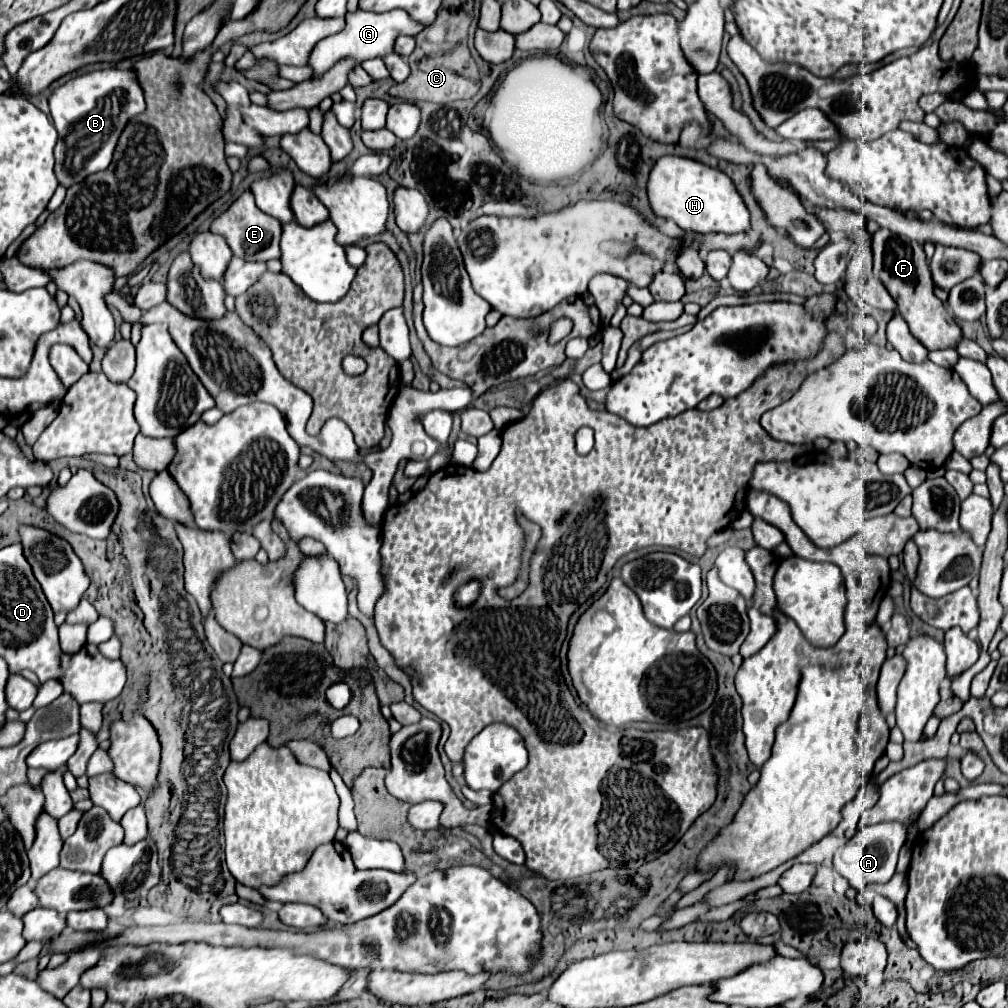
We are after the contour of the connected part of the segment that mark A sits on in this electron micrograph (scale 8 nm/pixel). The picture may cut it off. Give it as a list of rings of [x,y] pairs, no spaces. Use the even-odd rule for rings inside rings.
[[[912,814],[912,818],[902,824],[902,822],[878,822],[878,824],[870,824],[860,828],[854,838],[850,838],[844,846],[840,846],[834,854],[834,868],[848,878],[848,882],[856,888],[856,890],[864,890],[868,884],[884,884],[892,878],[892,874],[896,872],[896,860],[898,860],[898,852],[906,840],[906,832],[908,826],[916,820],[916,814]]]

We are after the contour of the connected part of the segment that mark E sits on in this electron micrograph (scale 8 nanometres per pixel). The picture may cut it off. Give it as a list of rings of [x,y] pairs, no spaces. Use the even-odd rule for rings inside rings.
[[[244,190],[230,206],[228,210],[224,210],[218,218],[214,218],[210,230],[214,234],[222,234],[232,250],[234,256],[238,258],[244,258],[244,260],[260,260],[260,262],[266,262],[266,260],[272,260],[272,258],[280,258],[280,248],[278,248],[278,242],[280,242],[280,230],[282,230],[282,224],[278,218],[272,218],[268,214],[264,214],[254,198],[252,198],[252,192],[250,190]]]

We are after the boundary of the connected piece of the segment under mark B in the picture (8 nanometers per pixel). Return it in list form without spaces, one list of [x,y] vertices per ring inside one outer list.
[[[106,68],[70,78],[48,94],[48,106],[58,130],[56,176],[58,182],[68,188],[72,182],[80,182],[88,174],[108,168],[120,130],[124,130],[130,118],[144,110],[144,94],[132,72]]]

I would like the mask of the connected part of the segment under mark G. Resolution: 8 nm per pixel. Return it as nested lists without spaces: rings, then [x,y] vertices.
[[[356,10],[356,12],[346,12],[346,28],[332,34],[330,38],[320,40],[314,50],[310,52],[308,66],[312,68],[312,78],[320,78],[326,70],[330,70],[334,64],[338,64],[344,58],[352,58],[356,62],[364,62],[368,58],[376,56],[386,56],[392,52],[392,44],[398,36],[416,36],[422,30],[420,24],[412,22],[404,10],[390,10],[384,14],[376,12],[366,12],[366,10]]]

